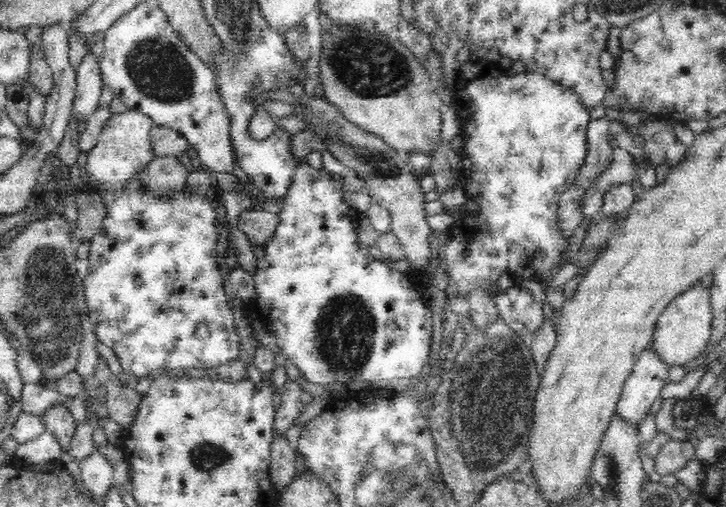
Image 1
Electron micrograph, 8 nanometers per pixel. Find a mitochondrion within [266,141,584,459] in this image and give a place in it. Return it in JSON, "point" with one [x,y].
{"point":[344,331]}

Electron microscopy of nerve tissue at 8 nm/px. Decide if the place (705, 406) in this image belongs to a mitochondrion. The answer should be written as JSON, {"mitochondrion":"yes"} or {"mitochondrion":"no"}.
{"mitochondrion":"no"}

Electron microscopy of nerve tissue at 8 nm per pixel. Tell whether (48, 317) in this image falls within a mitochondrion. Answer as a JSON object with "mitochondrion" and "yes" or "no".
{"mitochondrion":"yes"}

